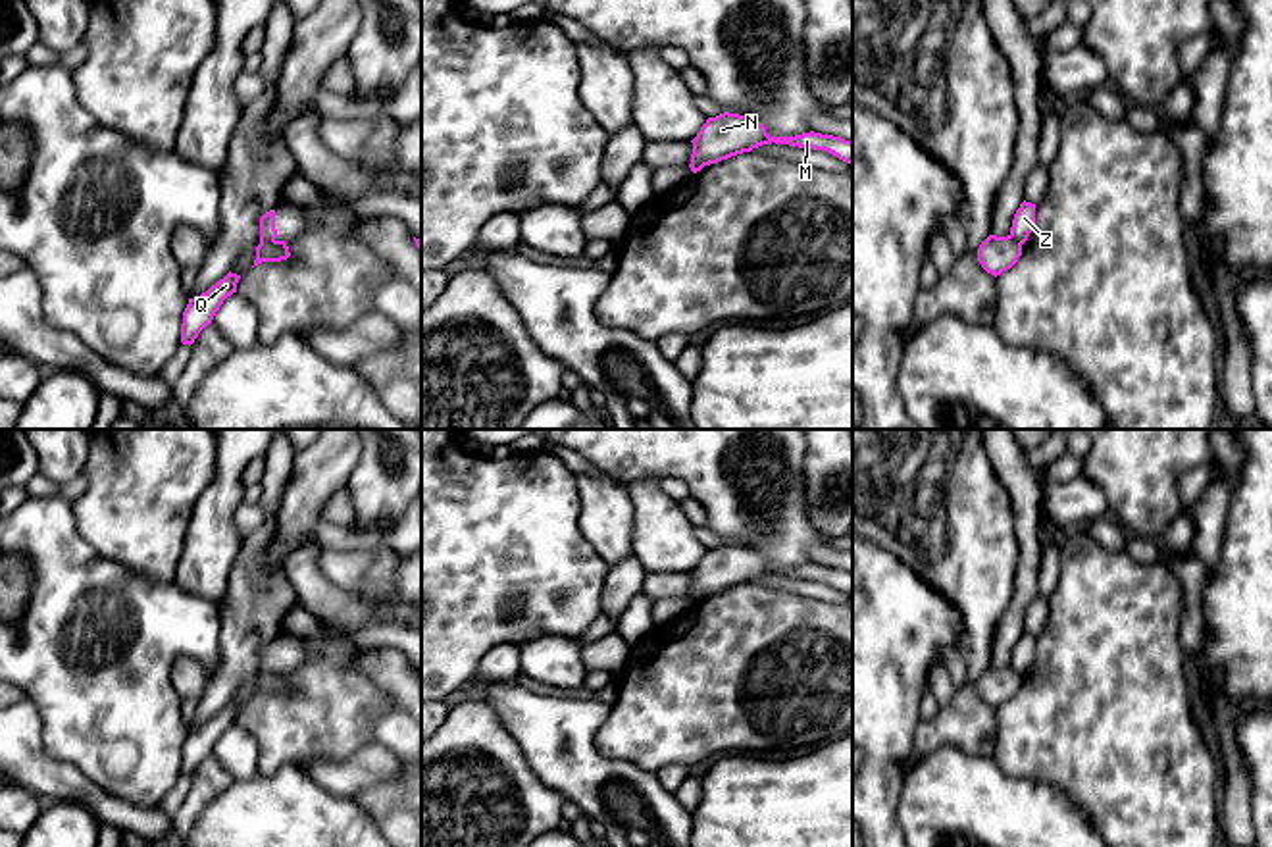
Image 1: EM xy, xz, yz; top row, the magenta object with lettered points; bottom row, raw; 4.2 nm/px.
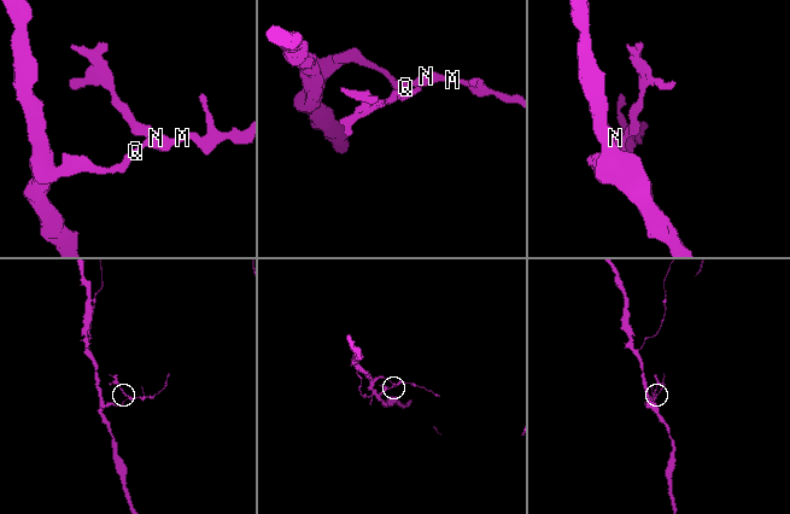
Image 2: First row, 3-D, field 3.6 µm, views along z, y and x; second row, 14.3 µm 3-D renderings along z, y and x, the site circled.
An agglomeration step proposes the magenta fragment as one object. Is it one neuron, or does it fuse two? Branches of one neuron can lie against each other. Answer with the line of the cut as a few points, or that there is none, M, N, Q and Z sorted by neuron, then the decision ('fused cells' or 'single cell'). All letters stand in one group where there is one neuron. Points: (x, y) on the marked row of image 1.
xy (274, 239), (260, 243) | M N Q / Z | fused cells

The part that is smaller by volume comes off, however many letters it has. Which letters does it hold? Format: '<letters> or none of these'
Z

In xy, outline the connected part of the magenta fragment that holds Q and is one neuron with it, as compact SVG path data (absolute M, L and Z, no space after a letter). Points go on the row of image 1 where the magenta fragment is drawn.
M227 273L223 279L219 279L216 285L212 285L206 293L200 296L189 298L189 304L183 312L183 323L181 323L181 343L192 345L198 333L212 323L216 312L223 304L227 296L237 293L237 283L241 275Z

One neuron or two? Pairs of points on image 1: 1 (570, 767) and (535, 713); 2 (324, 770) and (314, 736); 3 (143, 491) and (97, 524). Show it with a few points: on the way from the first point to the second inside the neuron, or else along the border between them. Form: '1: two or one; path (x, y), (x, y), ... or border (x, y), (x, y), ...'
1: one; path (559, 753), (557, 738), (545, 726)
2: two; border (364, 745), (341, 759), (312, 757), (301, 765)
3: one; path (131, 503), (118, 516), (108, 516)

